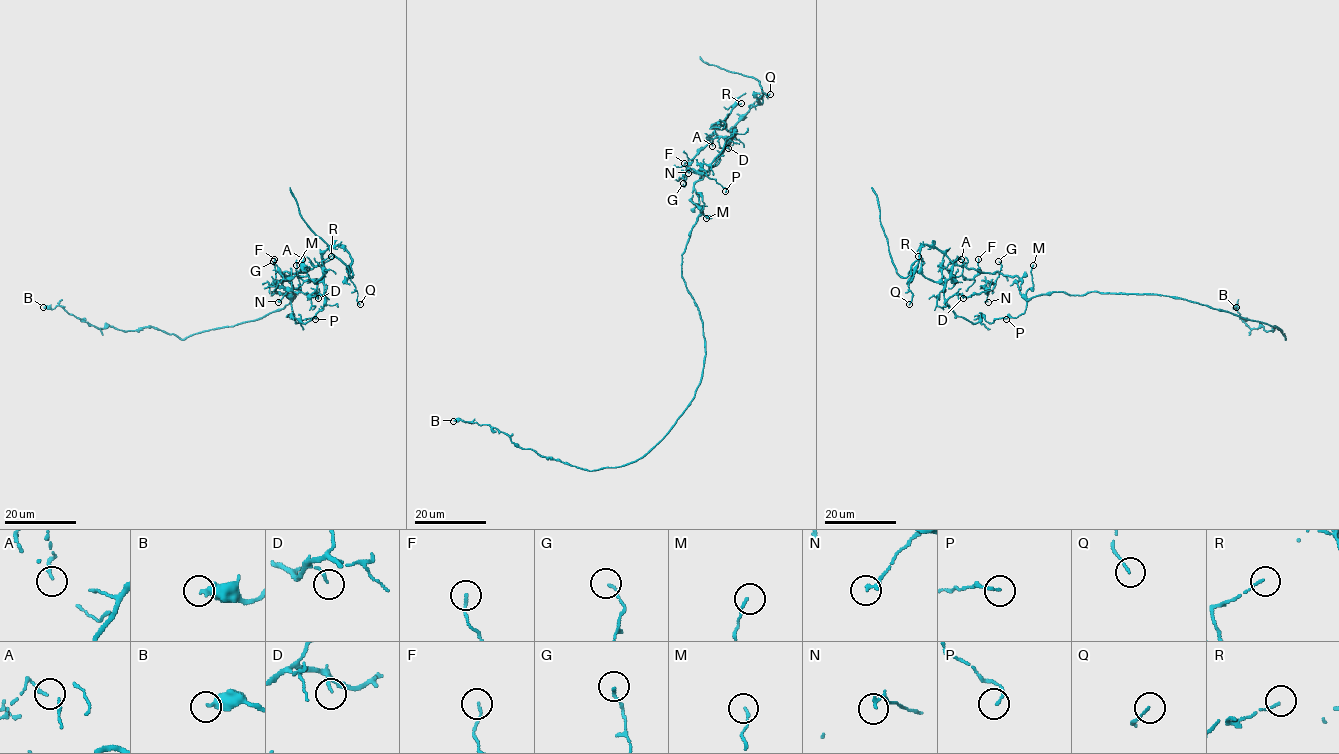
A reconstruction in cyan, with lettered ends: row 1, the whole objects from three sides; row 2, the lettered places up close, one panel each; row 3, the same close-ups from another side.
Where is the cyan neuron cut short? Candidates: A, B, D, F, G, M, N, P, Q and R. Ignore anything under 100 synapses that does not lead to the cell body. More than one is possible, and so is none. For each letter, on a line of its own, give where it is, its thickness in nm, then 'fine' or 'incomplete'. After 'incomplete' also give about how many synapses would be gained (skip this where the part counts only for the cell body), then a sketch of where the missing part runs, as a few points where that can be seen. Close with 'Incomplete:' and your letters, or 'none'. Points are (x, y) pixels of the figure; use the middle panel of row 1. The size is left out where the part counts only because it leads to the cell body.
A: at (712, 146); 120 nm thick; fine
B: at (453, 421); 400 nm thick; fine
D: at (728, 148); 110 nm thick; fine
F: at (684, 163); 100 nm thick; fine
G: at (683, 183); 110 nm thick; fine
M: at (706, 218); 100 nm thick; fine
N: at (688, 173); 180 nm thick; fine
P: at (725, 191); 100 nm thick; fine
Q: at (770, 94); 90 nm thick; fine
R: at (741, 103); 90 nm thick; fine
Incomplete: none

